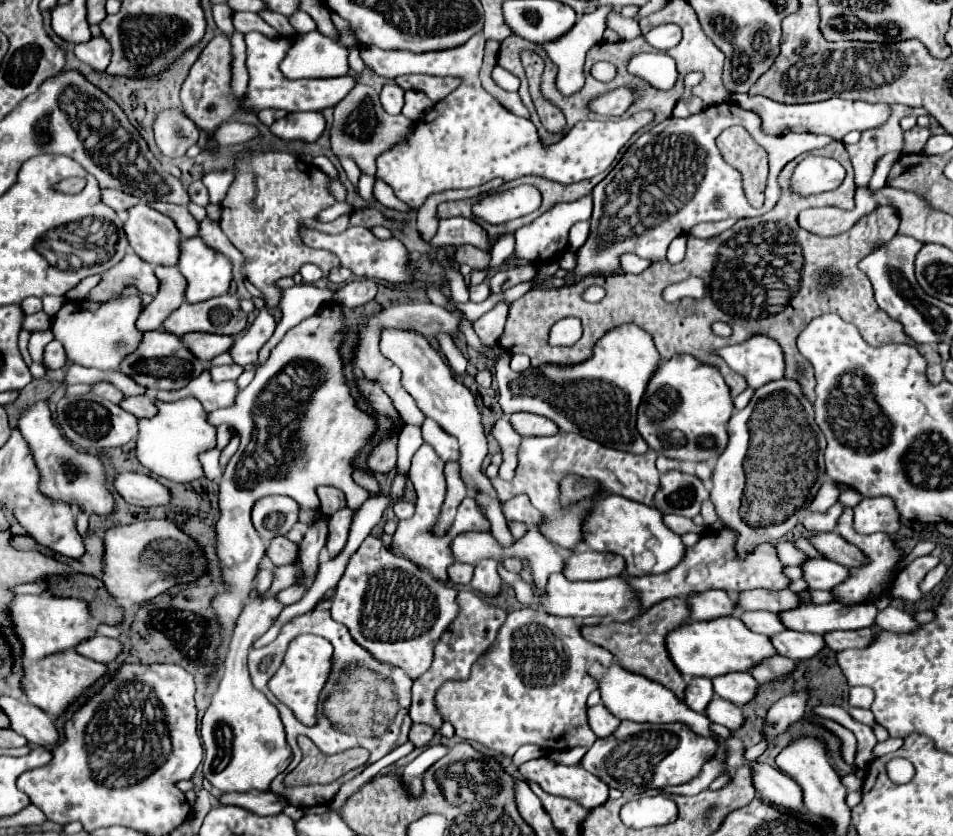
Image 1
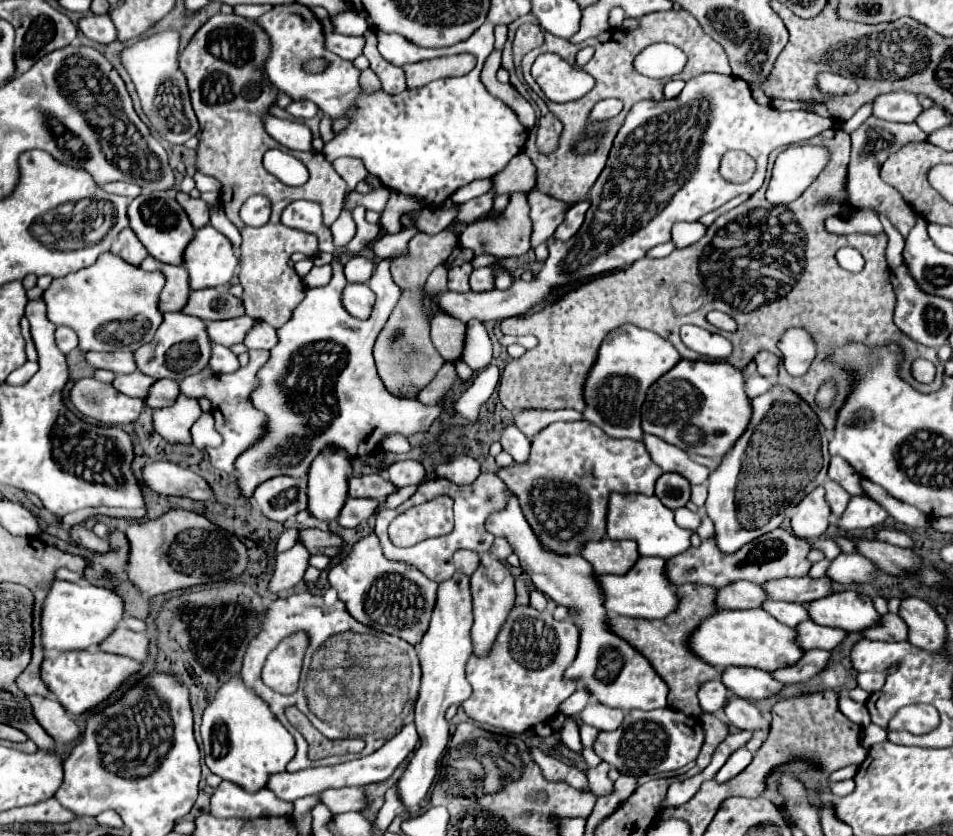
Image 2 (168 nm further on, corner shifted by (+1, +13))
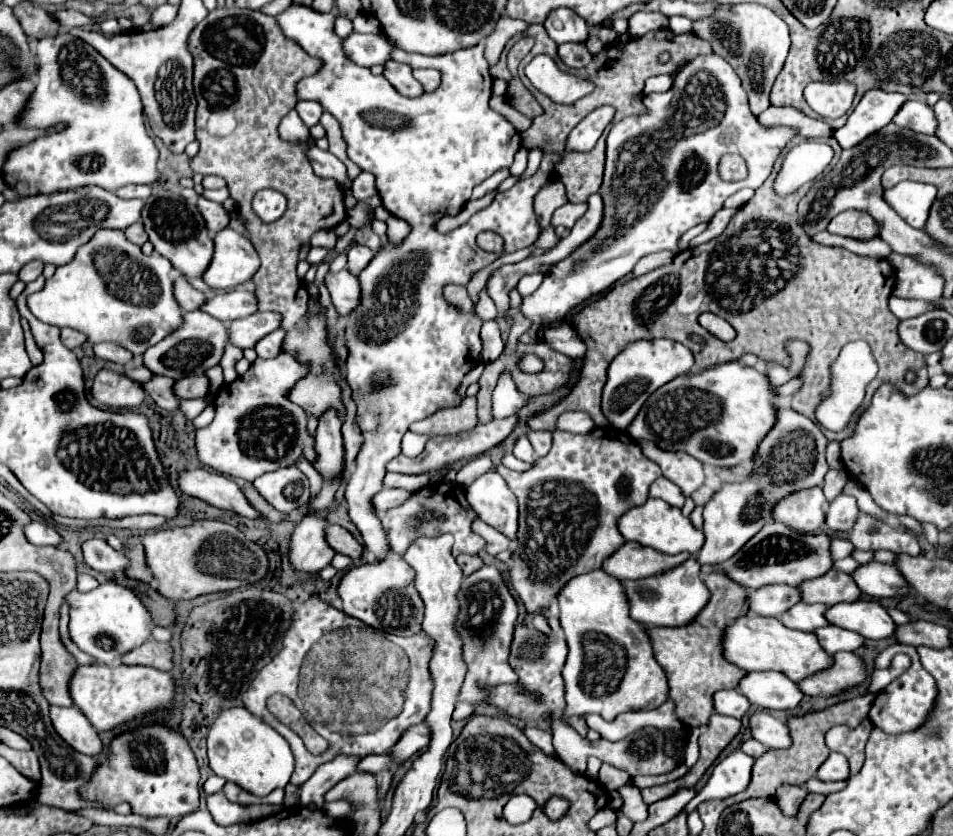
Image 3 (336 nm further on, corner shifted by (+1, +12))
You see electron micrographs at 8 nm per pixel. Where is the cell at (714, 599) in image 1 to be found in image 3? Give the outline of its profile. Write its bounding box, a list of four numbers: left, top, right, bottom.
[745,585,799,617]

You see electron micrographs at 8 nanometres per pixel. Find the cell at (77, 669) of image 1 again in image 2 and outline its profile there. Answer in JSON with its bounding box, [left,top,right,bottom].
[41,652,143,716]

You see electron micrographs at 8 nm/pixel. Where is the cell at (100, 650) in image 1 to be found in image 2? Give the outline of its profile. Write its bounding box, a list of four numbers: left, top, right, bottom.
[101,626,149,662]

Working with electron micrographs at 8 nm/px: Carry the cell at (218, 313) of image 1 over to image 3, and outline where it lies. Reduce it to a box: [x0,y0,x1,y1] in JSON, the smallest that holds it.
[201,291,257,323]

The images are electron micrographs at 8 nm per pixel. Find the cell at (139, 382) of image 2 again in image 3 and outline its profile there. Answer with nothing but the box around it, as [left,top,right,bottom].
[141,375,179,411]

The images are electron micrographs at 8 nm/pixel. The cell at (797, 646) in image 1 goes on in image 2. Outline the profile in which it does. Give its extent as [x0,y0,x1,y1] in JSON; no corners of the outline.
[797,620,847,650]

